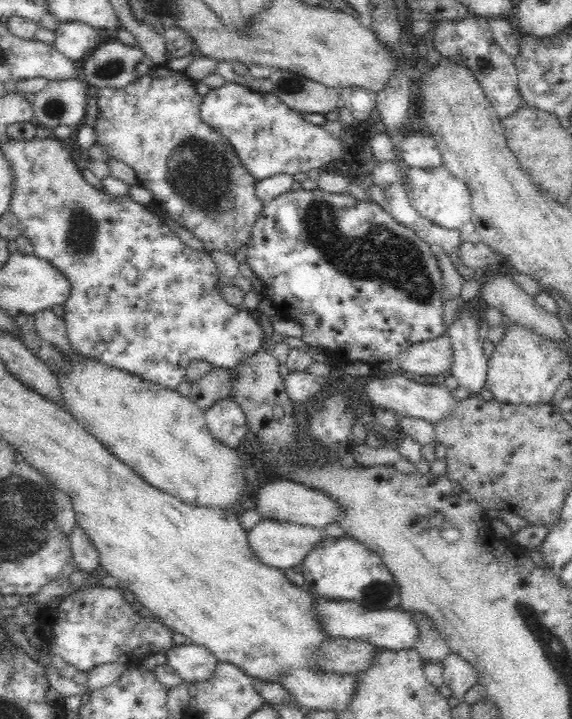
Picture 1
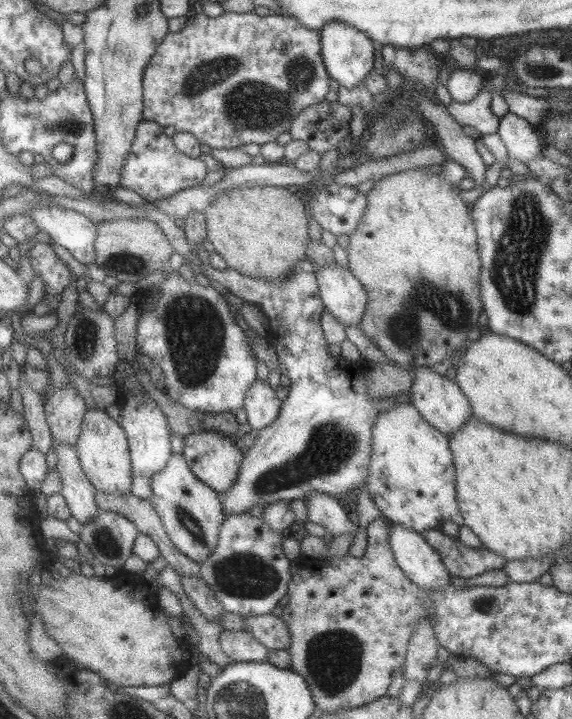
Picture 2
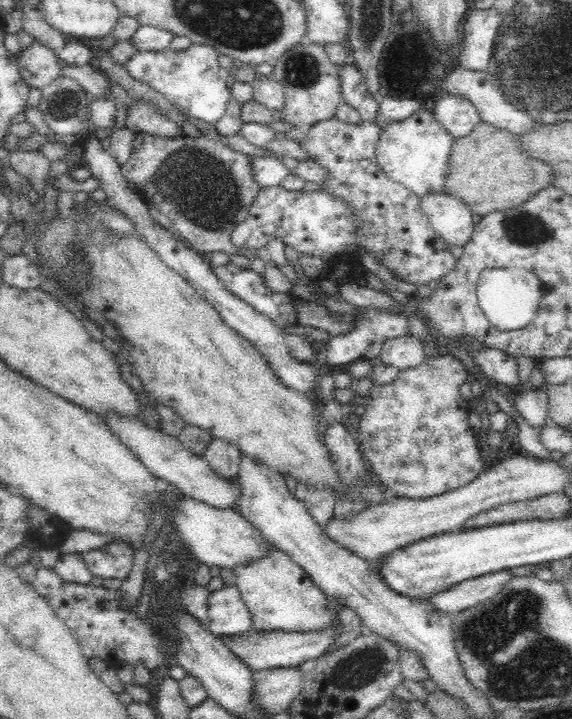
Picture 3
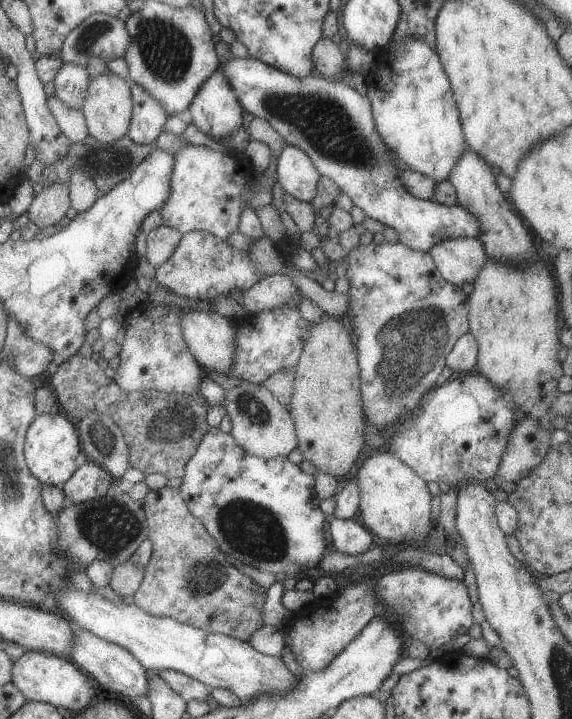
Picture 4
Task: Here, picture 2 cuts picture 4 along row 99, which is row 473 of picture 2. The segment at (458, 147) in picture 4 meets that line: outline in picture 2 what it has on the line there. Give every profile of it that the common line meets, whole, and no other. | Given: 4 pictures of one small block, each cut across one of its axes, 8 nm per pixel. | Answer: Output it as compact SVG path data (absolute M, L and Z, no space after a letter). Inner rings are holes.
M397 402L377 414L371 426L371 438L369 476L365 484L373 504L387 522L417 534L427 528L439 530L447 520L463 526L455 498L455 464L449 436L425 422L411 402Z

